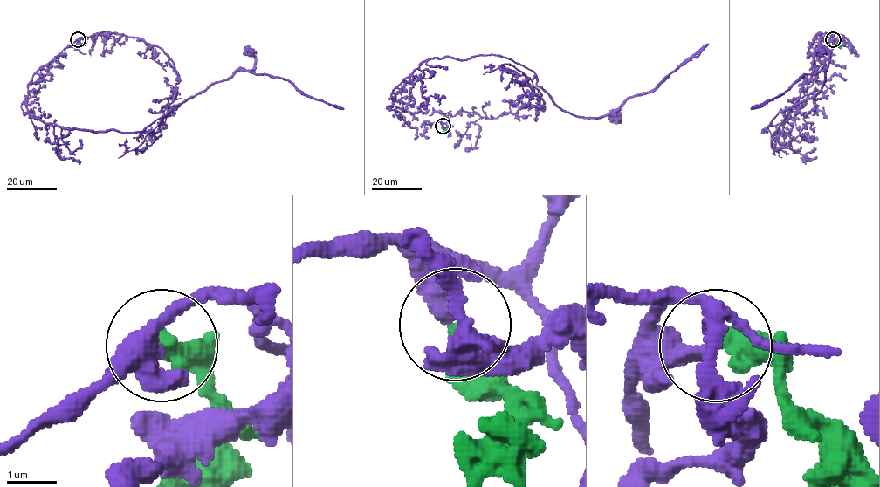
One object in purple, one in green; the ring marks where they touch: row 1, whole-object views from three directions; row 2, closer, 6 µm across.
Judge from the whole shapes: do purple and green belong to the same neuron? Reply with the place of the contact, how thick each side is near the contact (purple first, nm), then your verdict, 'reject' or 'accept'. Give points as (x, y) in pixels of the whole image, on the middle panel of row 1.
(443, 126) | 400/460 nm | reject

